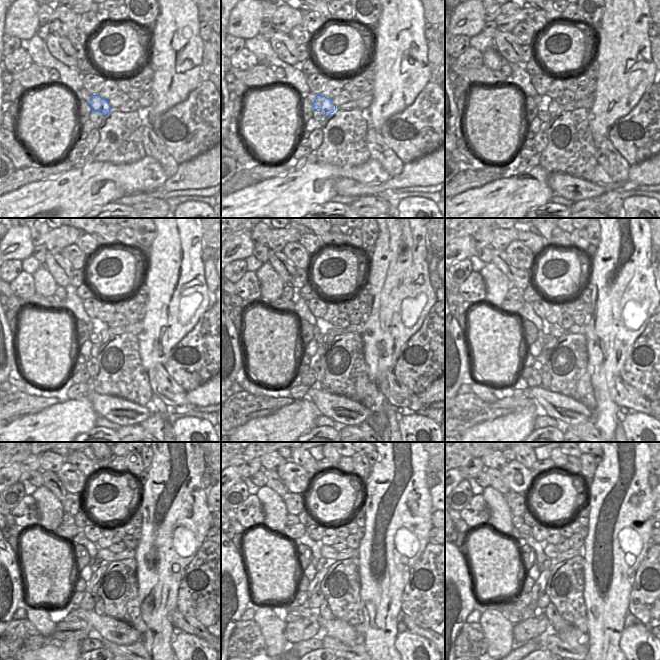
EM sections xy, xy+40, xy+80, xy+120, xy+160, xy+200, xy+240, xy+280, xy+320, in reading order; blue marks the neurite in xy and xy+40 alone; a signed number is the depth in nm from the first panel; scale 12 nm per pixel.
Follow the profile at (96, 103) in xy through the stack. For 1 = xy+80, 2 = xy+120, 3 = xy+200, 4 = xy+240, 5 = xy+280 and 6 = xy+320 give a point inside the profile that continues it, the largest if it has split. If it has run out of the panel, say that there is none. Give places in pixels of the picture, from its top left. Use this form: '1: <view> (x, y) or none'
1: xy+80 (553, 108)
2: xy+120 (103, 332)
3: xy+200 (541, 358)
4: xy+240 (91, 584)
5: xy+280 (314, 586)
6: xy+320 (539, 587)

